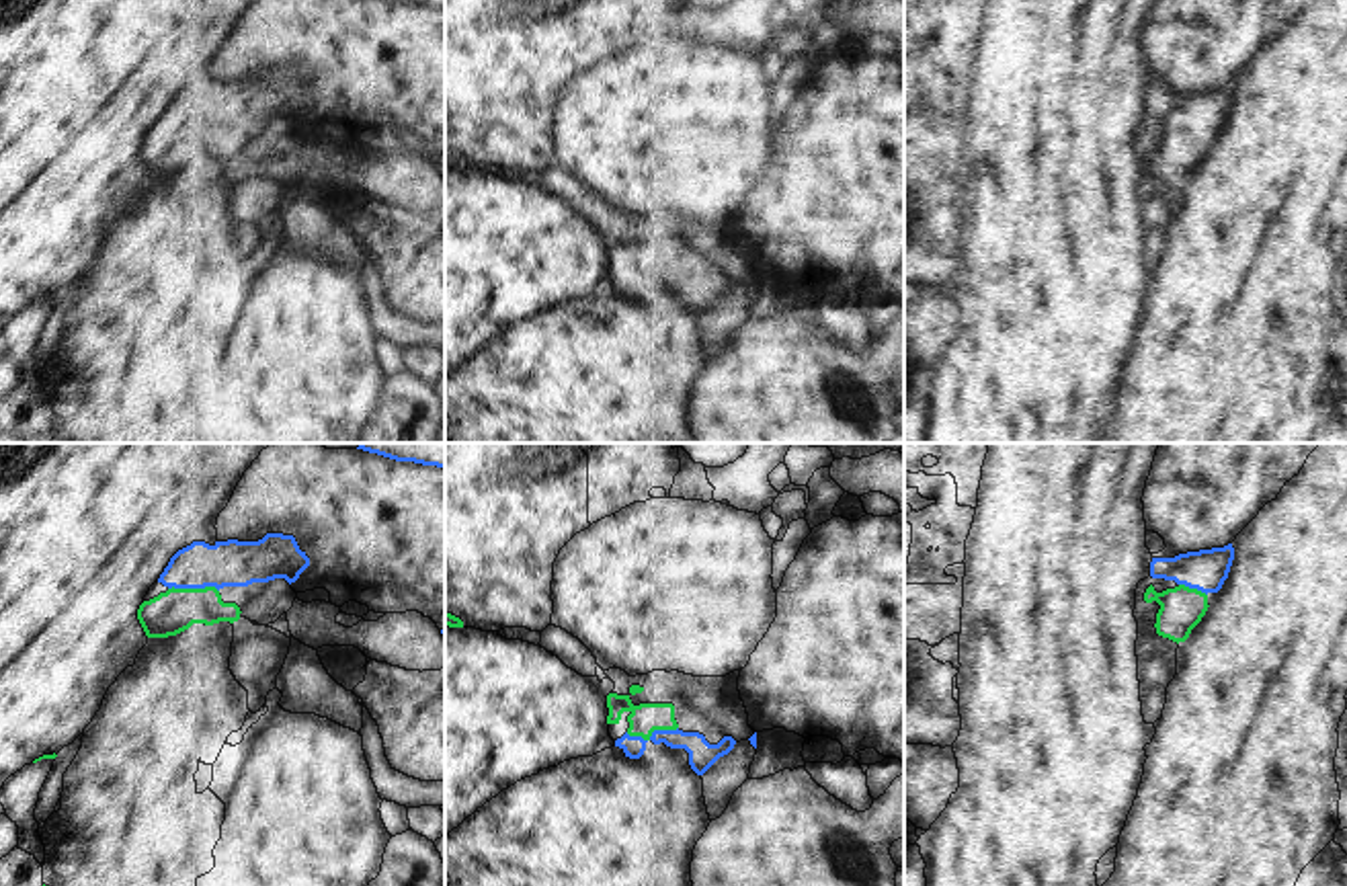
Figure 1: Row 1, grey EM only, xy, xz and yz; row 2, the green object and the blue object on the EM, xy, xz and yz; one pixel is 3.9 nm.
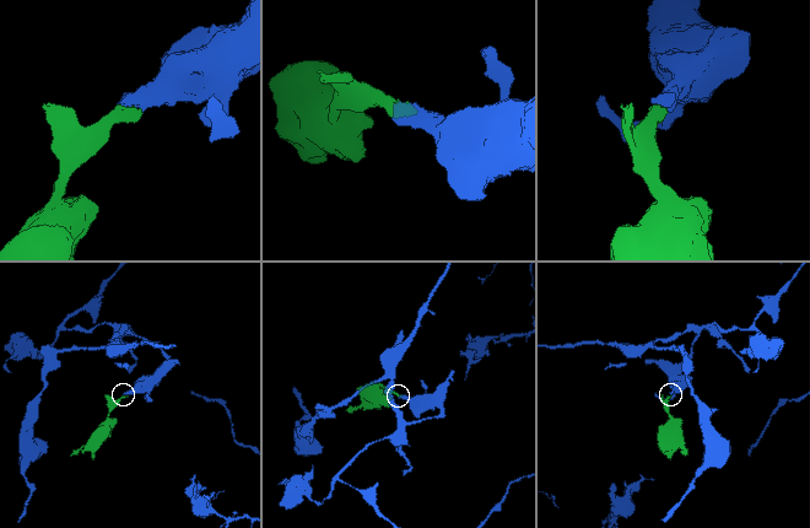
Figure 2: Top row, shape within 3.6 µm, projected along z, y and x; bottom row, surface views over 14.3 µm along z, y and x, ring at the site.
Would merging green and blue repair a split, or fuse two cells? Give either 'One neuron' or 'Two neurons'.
One neuron

